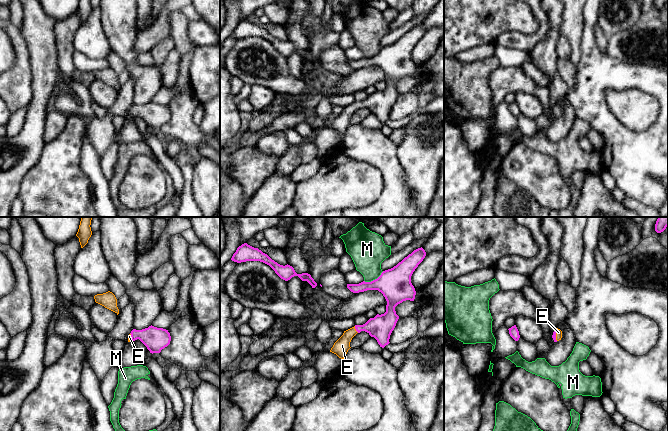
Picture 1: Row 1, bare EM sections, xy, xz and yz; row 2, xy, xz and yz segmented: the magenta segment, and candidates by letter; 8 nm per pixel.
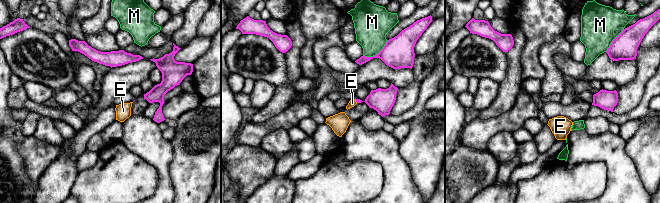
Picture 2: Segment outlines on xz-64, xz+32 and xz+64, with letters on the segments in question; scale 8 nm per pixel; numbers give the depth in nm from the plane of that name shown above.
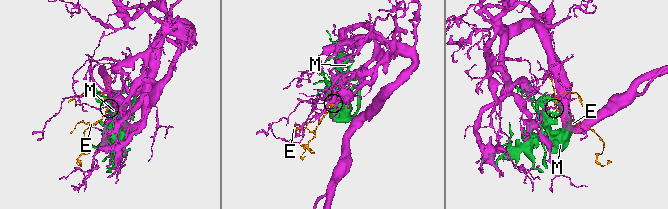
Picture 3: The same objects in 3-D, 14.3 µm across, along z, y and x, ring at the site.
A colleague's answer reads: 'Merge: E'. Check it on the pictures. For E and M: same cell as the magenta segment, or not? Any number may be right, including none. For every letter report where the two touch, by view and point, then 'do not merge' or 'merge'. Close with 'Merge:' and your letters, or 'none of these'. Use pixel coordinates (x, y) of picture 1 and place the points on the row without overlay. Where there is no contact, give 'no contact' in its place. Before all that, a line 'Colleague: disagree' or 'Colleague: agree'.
Colleague: agree
E: xz (355, 104) | merge
M: xz (373, 56) | do not merge
Merge: E

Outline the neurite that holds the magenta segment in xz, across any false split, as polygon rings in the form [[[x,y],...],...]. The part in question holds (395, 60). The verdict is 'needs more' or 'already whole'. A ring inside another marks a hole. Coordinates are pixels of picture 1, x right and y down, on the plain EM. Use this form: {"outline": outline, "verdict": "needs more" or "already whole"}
{"outline": [[[422,23],[418,24],[393,44],[383,47],[377,55],[371,58],[363,57],[359,60],[347,60],[347,64],[353,69],[367,66],[381,68],[387,77],[386,88],[381,91],[377,90],[363,101],[355,101],[344,107],[343,111],[334,119],[330,128],[344,135],[351,124],[352,114],[361,107],[365,107],[371,113],[374,113],[382,124],[390,119],[390,111],[399,95],[395,83],[406,76],[414,77],[416,67],[411,59],[411,52],[425,32],[425,26]]], "verdict": "needs more"}

